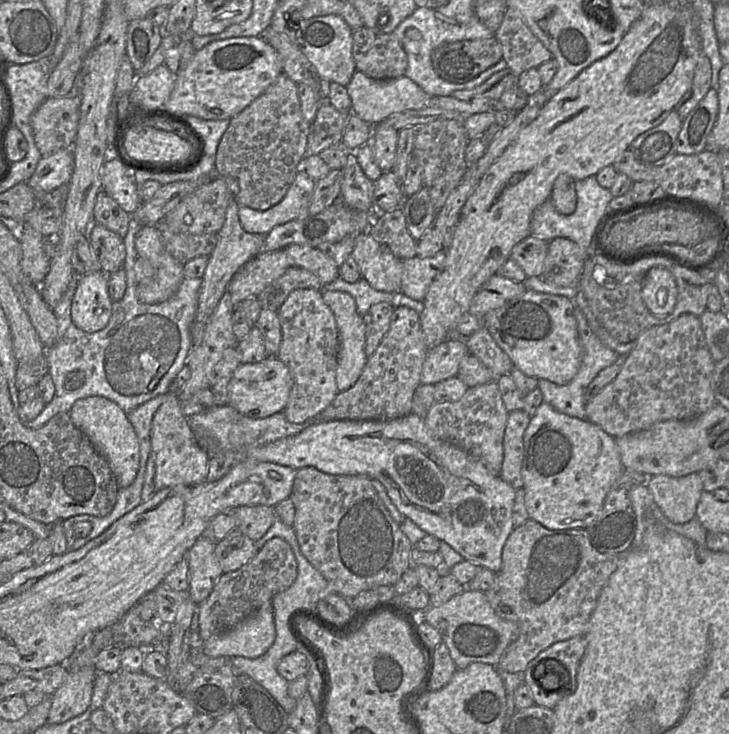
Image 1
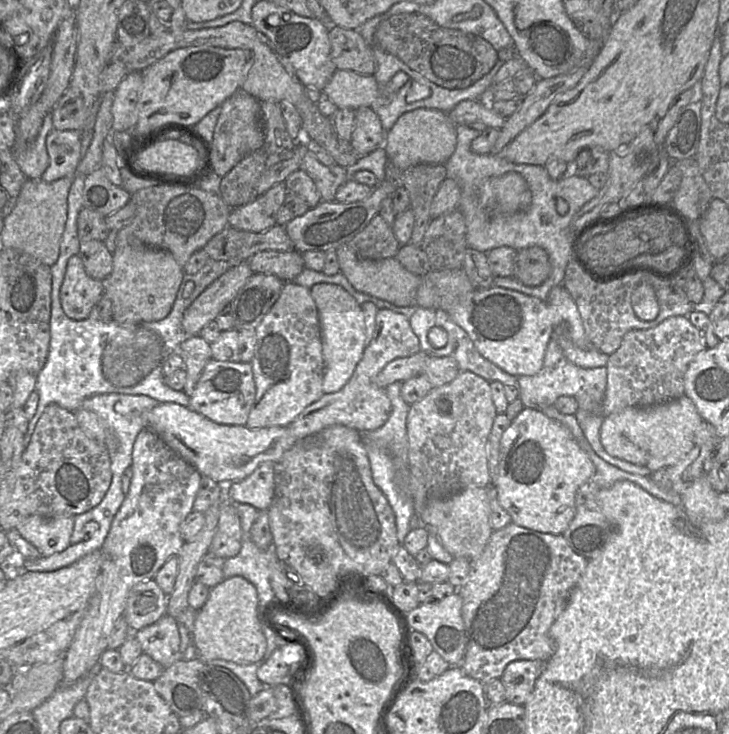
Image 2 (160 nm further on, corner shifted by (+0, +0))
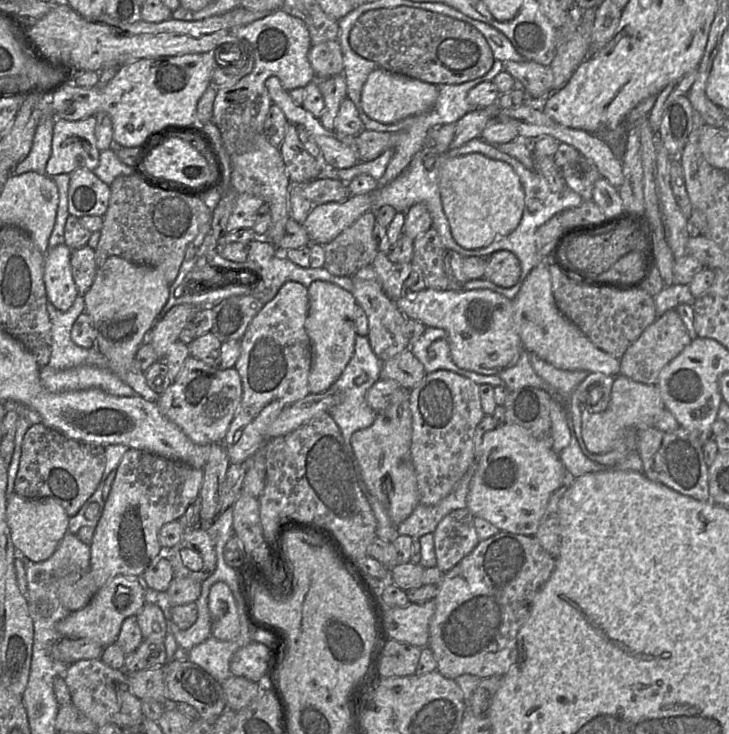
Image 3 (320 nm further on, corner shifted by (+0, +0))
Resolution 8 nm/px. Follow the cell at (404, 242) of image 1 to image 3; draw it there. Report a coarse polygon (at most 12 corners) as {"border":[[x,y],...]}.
{"border":[[366,212],[323,245],[324,269],[351,277],[379,253]]}

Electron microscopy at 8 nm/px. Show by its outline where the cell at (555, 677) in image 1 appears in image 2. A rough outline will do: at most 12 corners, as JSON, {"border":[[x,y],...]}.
{"border":[[516,660],[500,678],[505,702],[523,706],[545,667]]}

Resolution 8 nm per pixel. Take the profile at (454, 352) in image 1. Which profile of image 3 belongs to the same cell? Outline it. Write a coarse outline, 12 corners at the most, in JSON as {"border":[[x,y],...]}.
{"border":[[357,335],[354,353],[325,392],[338,403],[328,413],[343,439],[373,424],[368,389],[383,366],[369,339]]}

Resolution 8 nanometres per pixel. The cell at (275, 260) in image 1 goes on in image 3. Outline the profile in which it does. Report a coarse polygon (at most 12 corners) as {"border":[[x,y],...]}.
{"border":[[174,306],[153,325],[143,344],[163,358],[200,308]]}

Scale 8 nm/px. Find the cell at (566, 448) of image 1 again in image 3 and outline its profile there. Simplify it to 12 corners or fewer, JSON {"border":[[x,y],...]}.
{"border":[[484,433],[466,508],[534,536],[569,479],[551,442]]}

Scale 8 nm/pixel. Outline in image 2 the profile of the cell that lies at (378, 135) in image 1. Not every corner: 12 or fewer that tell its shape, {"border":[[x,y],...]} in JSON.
{"border":[[371,108],[355,110],[350,143],[361,156],[383,146],[380,118]]}

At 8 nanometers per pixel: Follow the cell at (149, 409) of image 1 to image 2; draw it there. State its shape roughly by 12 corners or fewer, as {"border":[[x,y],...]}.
{"border":[[97,394],[80,409],[99,415],[117,437],[111,470],[131,469],[143,413],[160,402],[146,395]]}

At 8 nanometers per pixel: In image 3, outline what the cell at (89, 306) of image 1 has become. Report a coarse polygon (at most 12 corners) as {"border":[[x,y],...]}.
{"border":[[59,244],[44,254],[47,300],[65,312],[79,296],[72,250]]}

